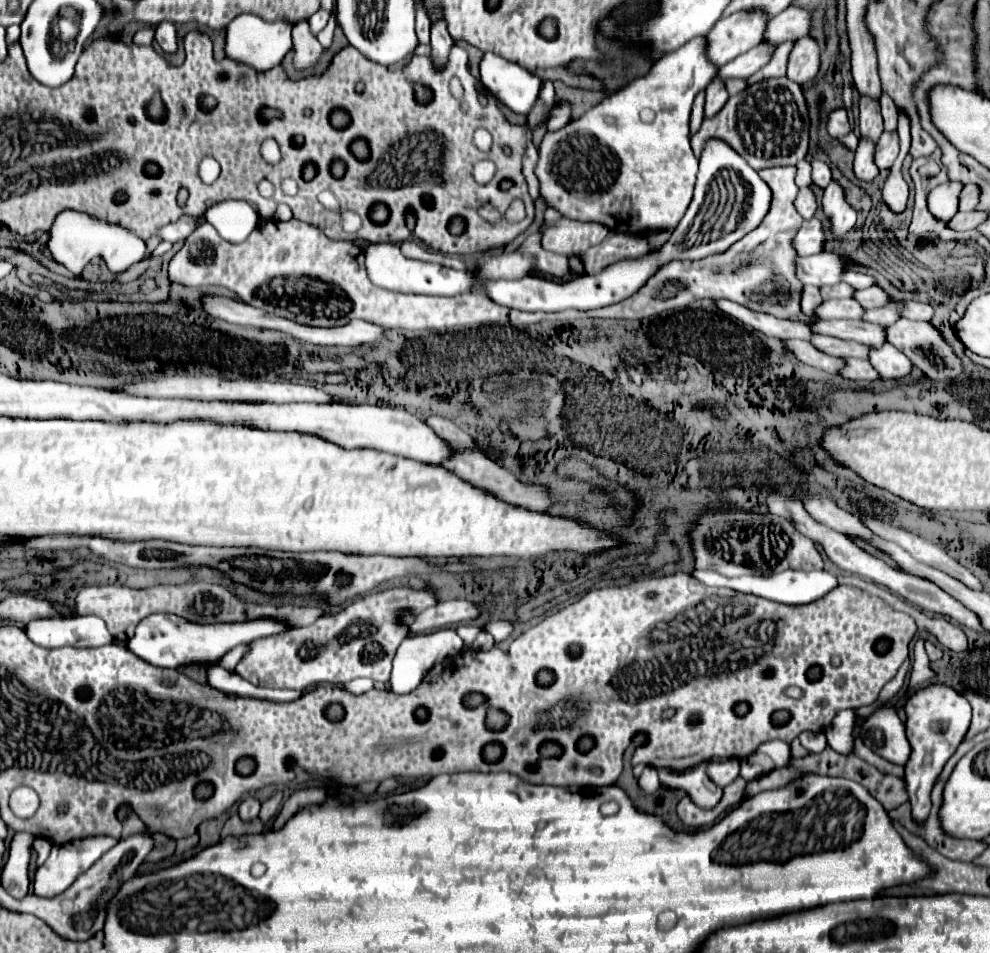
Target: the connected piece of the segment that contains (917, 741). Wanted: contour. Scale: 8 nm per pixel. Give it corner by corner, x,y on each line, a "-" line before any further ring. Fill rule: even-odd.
930,684
926,688
916,690
904,702
904,712
906,712
906,738
912,748
910,758
904,766
912,804
912,820
924,824
930,814
930,790
938,774
942,772
946,760
956,752
958,744
964,740
972,718
972,708
968,700
954,688
944,684

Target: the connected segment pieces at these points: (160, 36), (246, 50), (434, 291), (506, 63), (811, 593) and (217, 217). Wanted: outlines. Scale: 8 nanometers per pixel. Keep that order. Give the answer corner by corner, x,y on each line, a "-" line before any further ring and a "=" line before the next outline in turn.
162,22
156,28
156,36
154,40
158,42
158,46
166,52
166,54
176,54
176,28
172,22
=
240,14
226,28
226,48
224,48
226,58
242,62
242,64
254,68
256,72
272,70
276,64
282,62
282,58
292,48
290,30
292,30
292,26
288,22
284,22
284,20
264,22
256,14
=
370,244
364,250
366,256
366,272
372,284
392,290
392,292
408,292
408,294
430,294
430,296
456,296
460,292
468,292
476,282
474,270
450,270
440,264
420,262
406,258
398,244
=
484,54
480,62
482,84
512,112
528,116
538,92
540,78
510,60
498,60
496,54
=
694,570
692,576
698,578
706,586
726,586
736,592
754,594
754,596
760,596
760,598
766,598
772,602
780,602
780,604
810,604
838,586
836,578
826,570
814,570
814,572
784,570
784,572
772,574
772,576
740,576
740,578
726,578
714,570
=
226,200
206,210
204,218
218,230
218,234
232,244
244,242
258,224
258,212
244,200

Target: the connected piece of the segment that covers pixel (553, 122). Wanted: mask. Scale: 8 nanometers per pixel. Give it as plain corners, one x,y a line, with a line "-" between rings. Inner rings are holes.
558,100
550,112
552,112
552,114
550,114
548,120
546,120
548,130
560,130
564,124
570,122
572,106
570,106
570,102
566,102
566,100

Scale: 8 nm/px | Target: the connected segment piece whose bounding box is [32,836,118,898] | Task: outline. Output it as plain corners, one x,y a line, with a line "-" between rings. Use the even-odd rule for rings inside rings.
88,836
88,838
80,838
80,840
70,840
68,844
62,844
62,846
52,846
48,860
34,874
34,882
32,882
34,894
42,896
42,898
58,896
60,892
64,892
72,884
72,880
76,880
76,876
86,872
96,860
108,852
117,842
118,840
110,838
110,836
-
98,847
100,847
100,852
98,852

